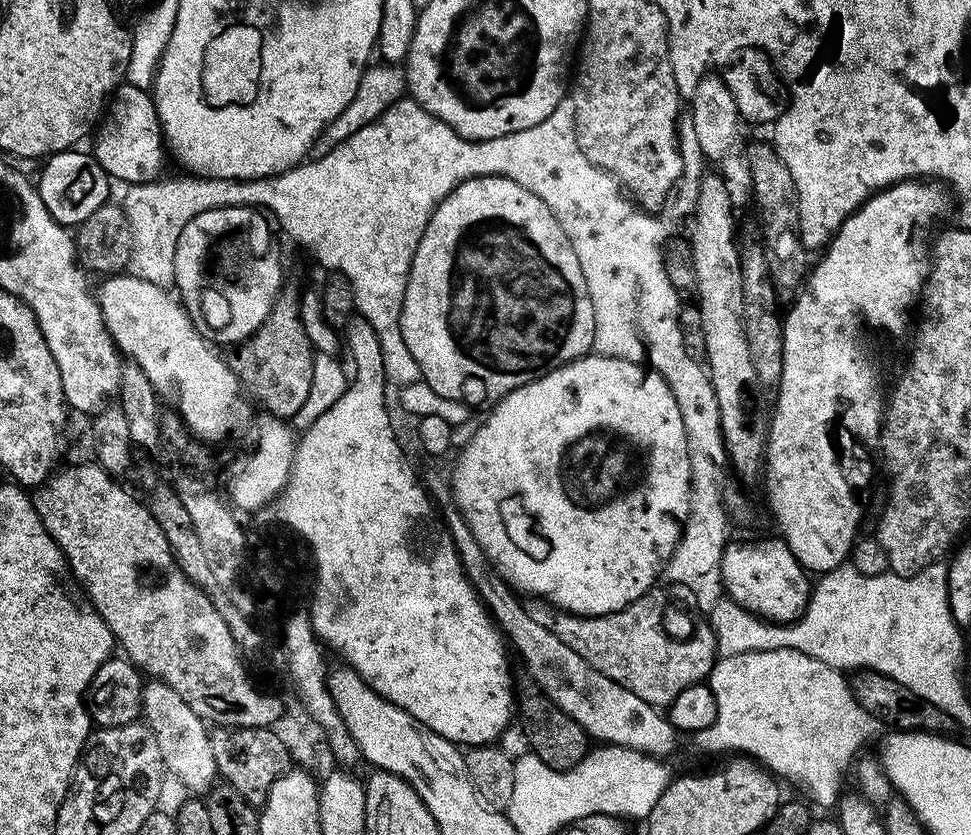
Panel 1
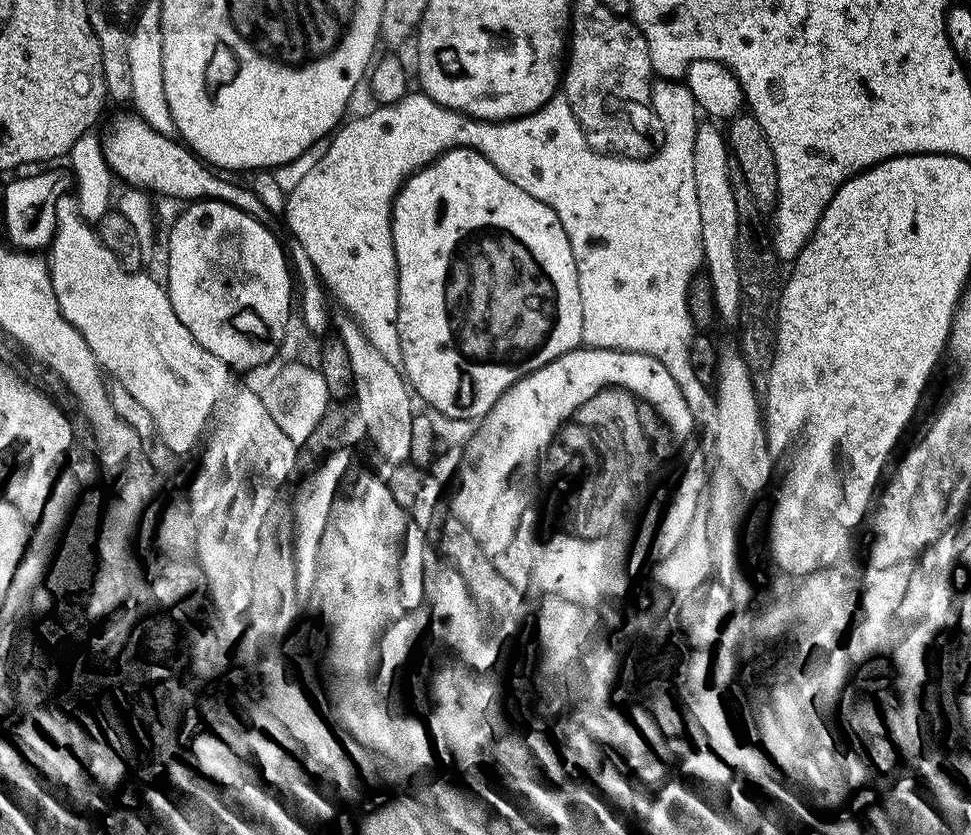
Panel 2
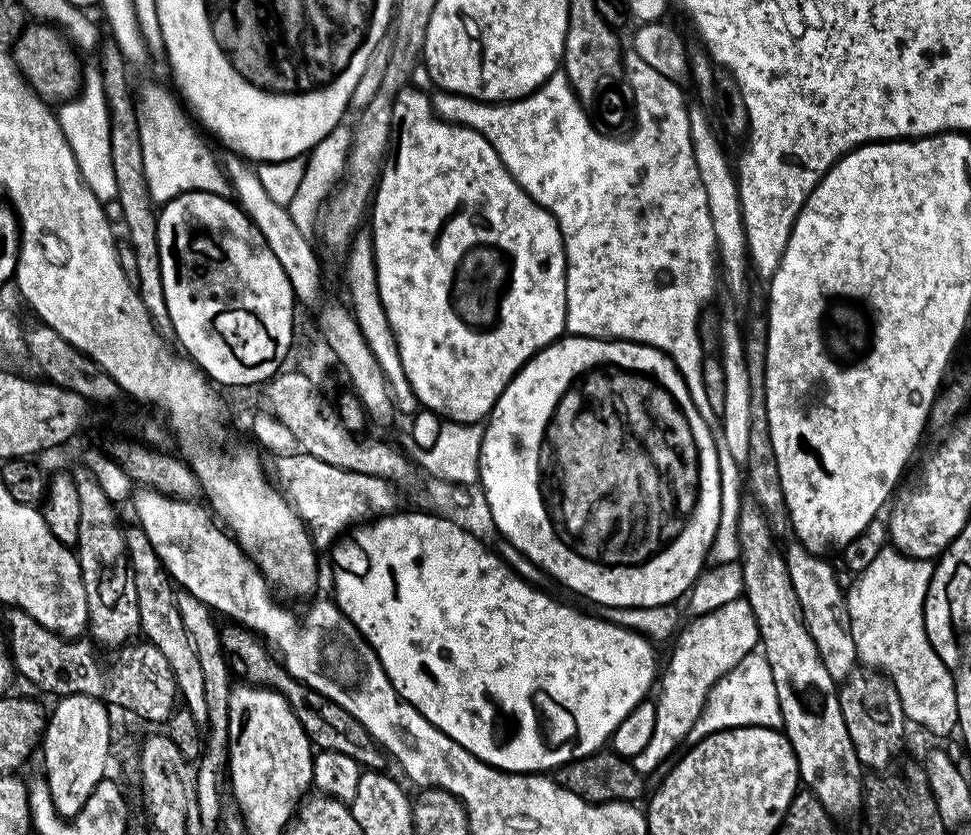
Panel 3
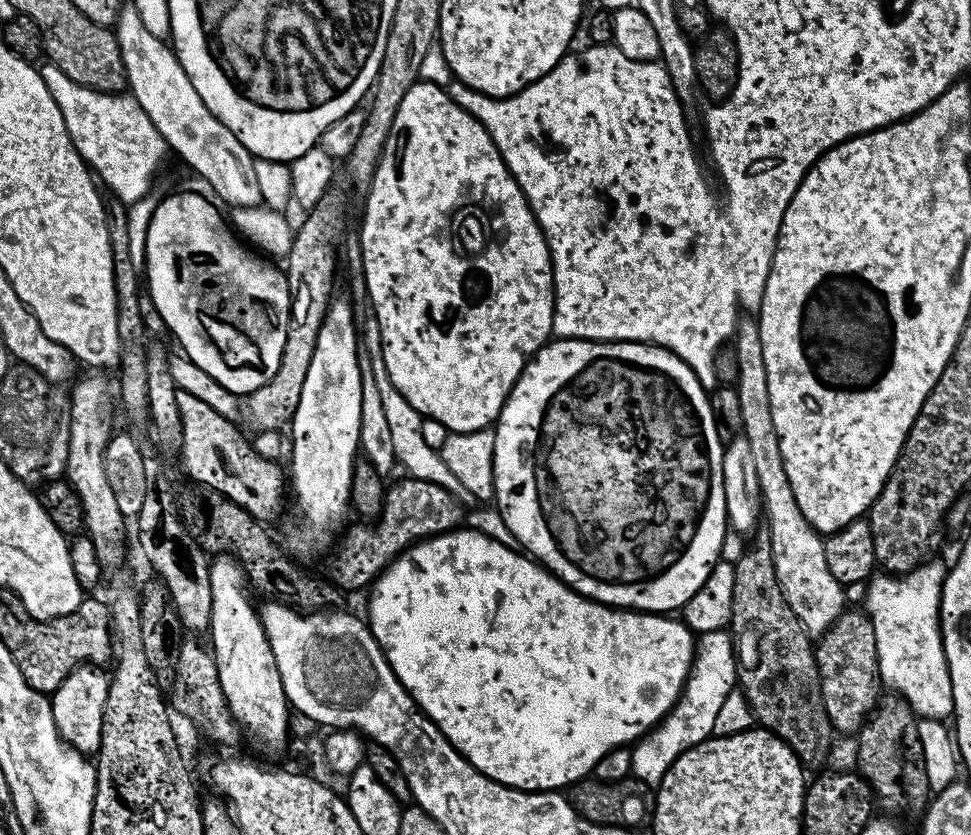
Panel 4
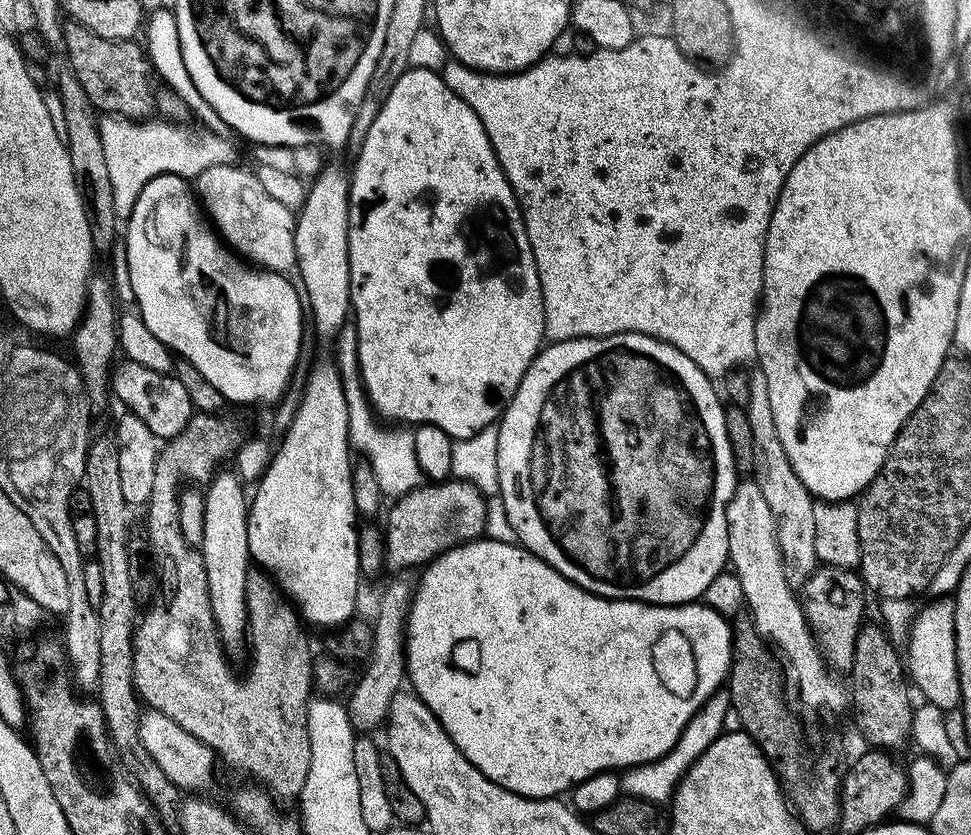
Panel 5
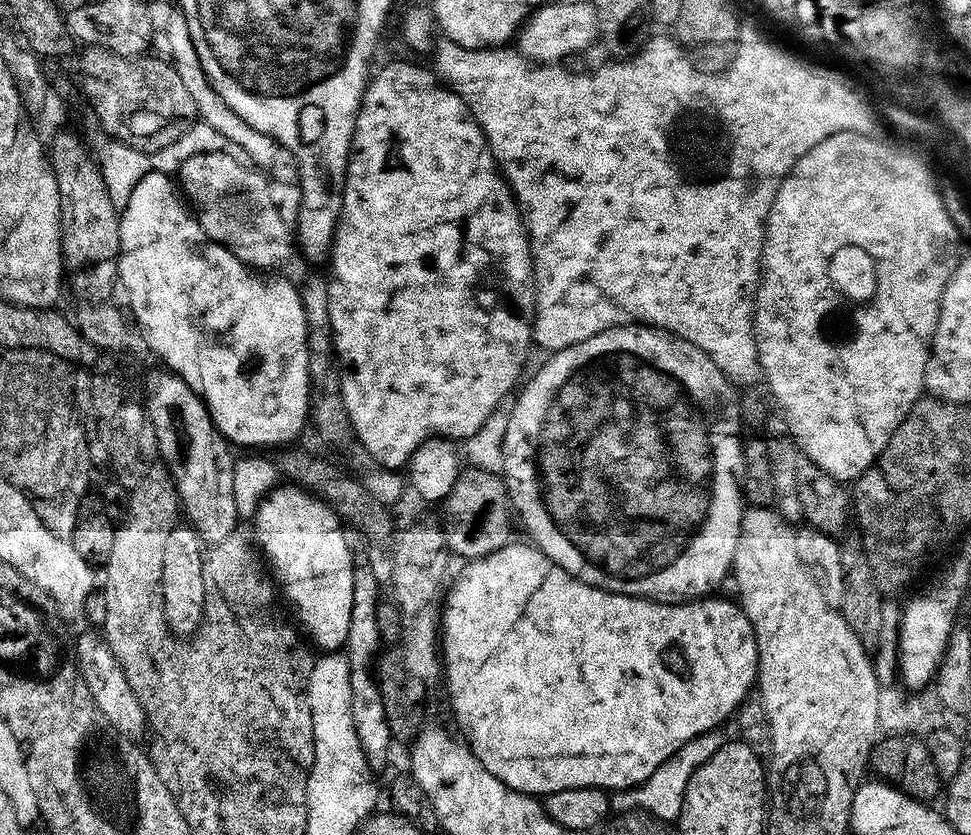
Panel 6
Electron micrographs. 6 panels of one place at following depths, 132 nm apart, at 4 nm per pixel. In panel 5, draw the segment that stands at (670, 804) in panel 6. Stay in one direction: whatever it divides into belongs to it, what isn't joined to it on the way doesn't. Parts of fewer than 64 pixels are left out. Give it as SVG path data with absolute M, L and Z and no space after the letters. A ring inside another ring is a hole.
M724 690L715 692L709 698L712 704L706 701L696 711L694 718L690 718L690 722L686 722L678 742L674 742L672 749L662 758L652 760L649 764L638 764L635 768L628 769L628 775L620 779L621 793L633 800L642 800L657 806L667 805L676 792L680 780L688 773L688 767L725 731L726 725L724 723L730 720L730 712L724 709L724 697L727 694L727 691Z

